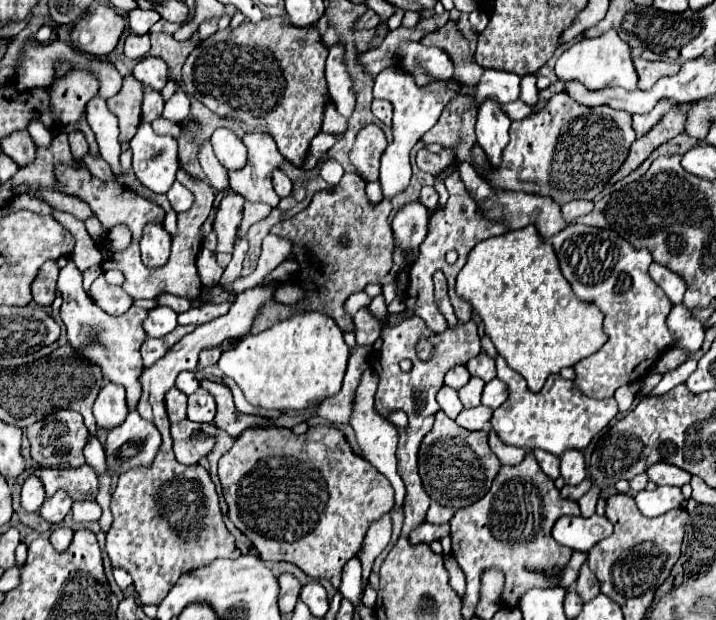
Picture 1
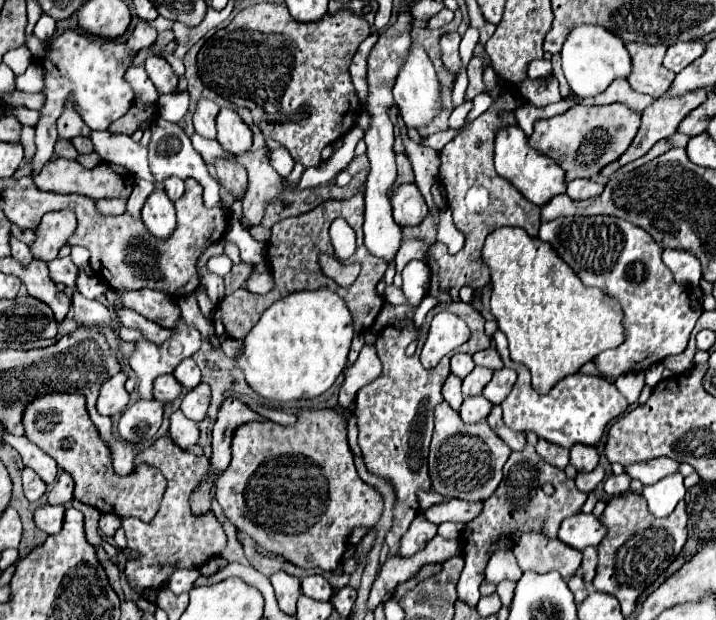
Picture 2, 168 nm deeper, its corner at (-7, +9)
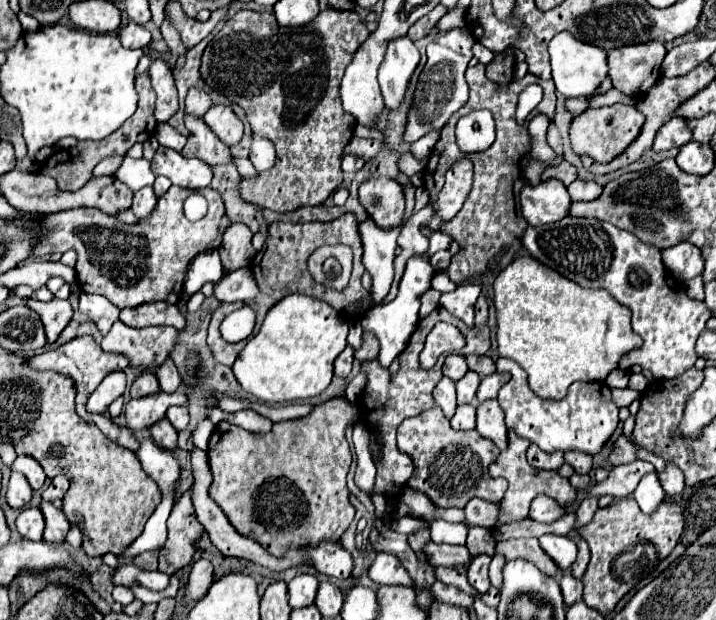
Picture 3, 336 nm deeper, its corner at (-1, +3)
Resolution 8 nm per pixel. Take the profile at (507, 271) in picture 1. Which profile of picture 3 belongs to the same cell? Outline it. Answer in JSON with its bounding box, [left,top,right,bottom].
[494,257,640,399]

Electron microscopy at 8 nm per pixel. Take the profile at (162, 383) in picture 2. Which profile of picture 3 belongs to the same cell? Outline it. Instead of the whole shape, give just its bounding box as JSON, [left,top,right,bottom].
[130,371,160,397]

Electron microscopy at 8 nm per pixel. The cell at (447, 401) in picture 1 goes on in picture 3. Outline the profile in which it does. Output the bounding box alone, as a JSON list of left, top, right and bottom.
[434,377,456,419]

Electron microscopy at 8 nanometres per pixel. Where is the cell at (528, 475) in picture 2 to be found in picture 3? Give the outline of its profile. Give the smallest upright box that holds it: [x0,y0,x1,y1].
[488,431,576,527]

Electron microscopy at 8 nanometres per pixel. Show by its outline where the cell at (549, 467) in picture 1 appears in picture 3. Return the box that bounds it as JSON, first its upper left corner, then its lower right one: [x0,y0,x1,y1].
[528,443,564,469]

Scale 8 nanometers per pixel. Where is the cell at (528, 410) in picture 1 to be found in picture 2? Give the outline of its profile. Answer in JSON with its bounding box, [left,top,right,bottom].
[494,331,628,447]

